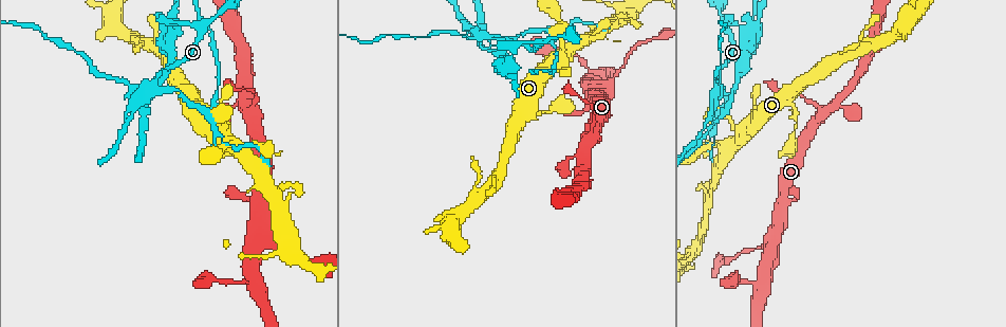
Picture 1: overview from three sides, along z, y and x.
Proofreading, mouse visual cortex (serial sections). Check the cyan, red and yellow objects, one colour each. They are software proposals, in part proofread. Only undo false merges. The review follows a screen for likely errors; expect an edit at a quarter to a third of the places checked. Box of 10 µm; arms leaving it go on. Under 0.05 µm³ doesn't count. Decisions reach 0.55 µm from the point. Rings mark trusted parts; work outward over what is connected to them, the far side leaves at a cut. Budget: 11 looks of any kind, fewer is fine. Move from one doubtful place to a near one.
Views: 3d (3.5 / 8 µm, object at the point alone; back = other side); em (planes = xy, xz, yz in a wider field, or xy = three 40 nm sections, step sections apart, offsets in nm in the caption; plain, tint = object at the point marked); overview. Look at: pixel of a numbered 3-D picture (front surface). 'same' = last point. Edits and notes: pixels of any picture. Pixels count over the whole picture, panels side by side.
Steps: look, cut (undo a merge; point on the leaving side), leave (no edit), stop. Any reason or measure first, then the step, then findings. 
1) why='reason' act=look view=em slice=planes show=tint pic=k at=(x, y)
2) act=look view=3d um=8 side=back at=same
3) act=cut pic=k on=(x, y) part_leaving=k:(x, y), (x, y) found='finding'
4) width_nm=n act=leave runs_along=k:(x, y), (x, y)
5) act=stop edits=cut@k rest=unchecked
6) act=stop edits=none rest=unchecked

why='thin arm on a thick one' act=look view=3d um=3.5 pic=1 at=(259, 240)

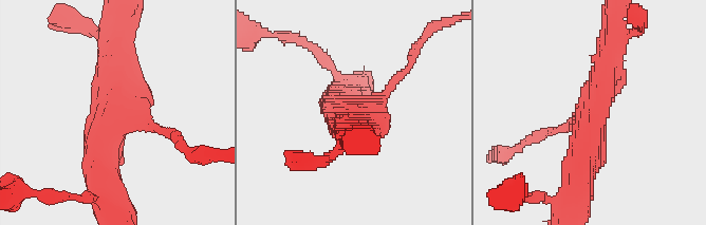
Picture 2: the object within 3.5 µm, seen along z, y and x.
arms=3 arm_widths_nm=150,400,450 why='now the EM' act=look view=em slice=xy step=3 show=tint pic=2 at=(114, 113)

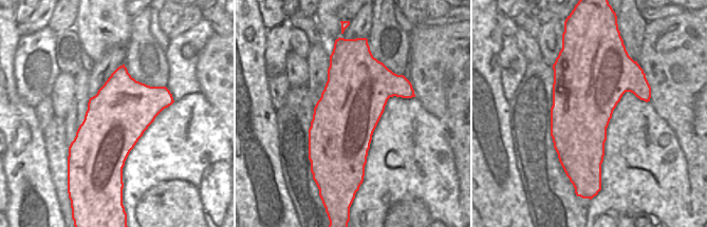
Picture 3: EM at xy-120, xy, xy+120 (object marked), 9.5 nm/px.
why='another direction' act=look view=em slice=xy step=2 show=tint at=same

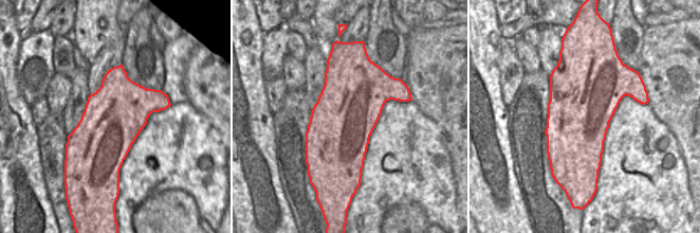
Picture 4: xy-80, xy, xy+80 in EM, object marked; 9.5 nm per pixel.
width_nm=600 act=leave runs_along=2:(609, 41), (578, 177) found='continuous, no second cell'

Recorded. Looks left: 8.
why='thick turns thin' act=look view=em slice=xy step=3 show=tint pic=1 at=(717, 84)

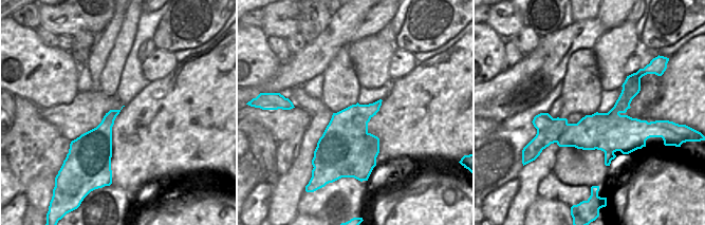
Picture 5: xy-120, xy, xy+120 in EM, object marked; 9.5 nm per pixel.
why='wider look' act=look view=3d um=3.5 at=same

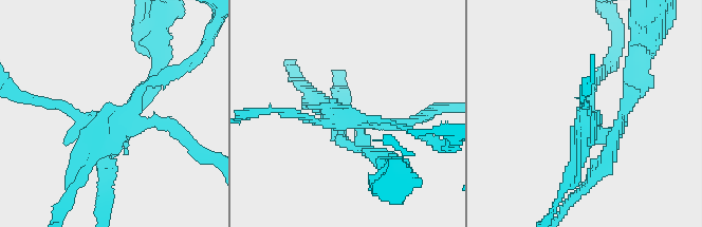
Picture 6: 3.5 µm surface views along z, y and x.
act=cut pic=6 on=(608, 168) found='a second cell is stuck on'

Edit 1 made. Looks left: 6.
act=look view=3d um=3.5 pic=1 at=(562, 195)

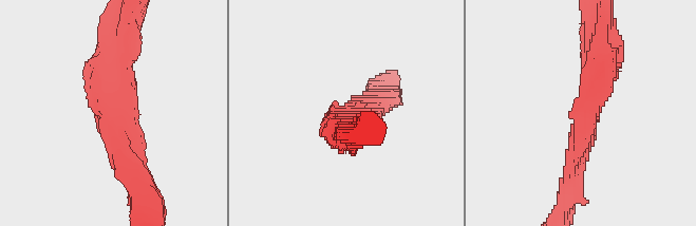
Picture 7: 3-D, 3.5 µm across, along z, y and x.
why='shape alone is not enough' act=look view=em slice=xy step=5 show=tint pic=7 at=(345, 113)

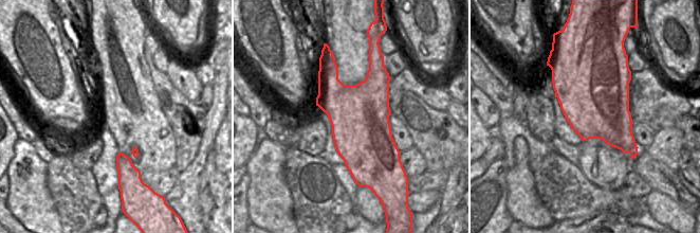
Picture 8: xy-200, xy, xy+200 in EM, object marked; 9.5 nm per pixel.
act=leave runs_along=7:(571, 185), (593, 88), (601, 88) found='one cell here'

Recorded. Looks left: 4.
why='a narrow waist' act=look view=3d um=8 pic=1 at=(795, 126)

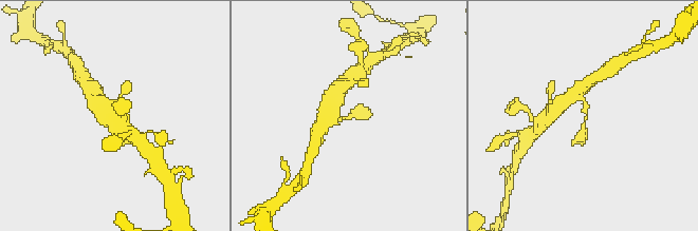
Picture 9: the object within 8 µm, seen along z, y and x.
act=look view=3d um=3.5 side=back at=same

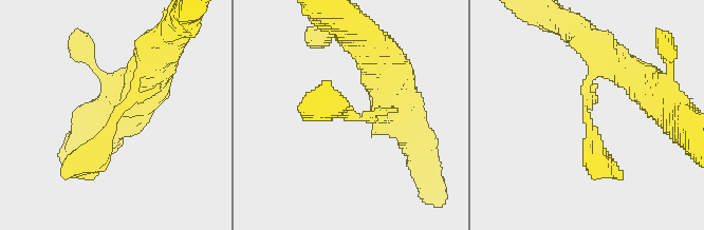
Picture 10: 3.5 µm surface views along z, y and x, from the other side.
act=leave runs_along=10:(147, 68), (102, 149), (79, 161) found='one cell here'

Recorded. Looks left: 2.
act=stop edits=cut@6 rest=unchecked

